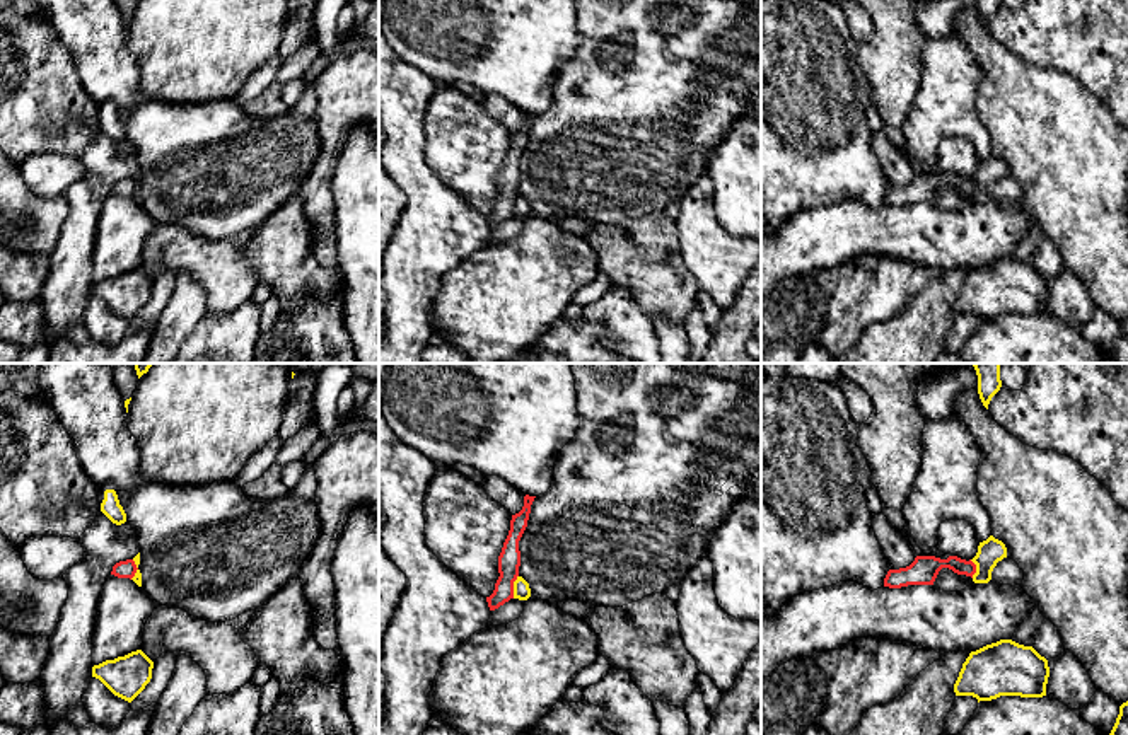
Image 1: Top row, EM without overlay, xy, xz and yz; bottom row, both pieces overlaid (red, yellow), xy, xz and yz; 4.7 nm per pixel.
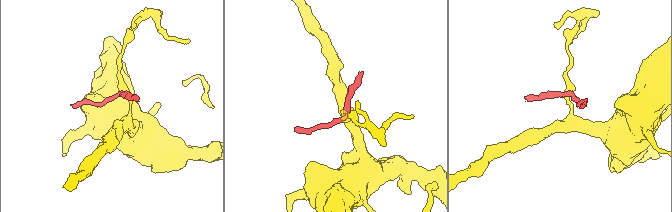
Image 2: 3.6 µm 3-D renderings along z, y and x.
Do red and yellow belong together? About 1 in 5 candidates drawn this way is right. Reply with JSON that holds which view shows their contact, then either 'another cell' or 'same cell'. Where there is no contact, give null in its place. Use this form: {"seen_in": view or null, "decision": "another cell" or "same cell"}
{"seen_in": "xz", "decision": "another cell"}

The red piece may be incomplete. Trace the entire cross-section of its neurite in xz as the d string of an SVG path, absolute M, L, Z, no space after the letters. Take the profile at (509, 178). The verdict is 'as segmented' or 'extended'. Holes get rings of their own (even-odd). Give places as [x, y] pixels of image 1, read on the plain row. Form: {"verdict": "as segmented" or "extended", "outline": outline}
{"verdict": "as segmented", "outline": "M524 114L524 124L519 131L512 133L510 148L503 160L502 171L498 174L498 198L495 201L495 208L490 215L486 215L490 229L498 227L510 217L514 217L514 200L519 194L520 184L520 169L519 159L527 145L531 123L536 114Z"}

